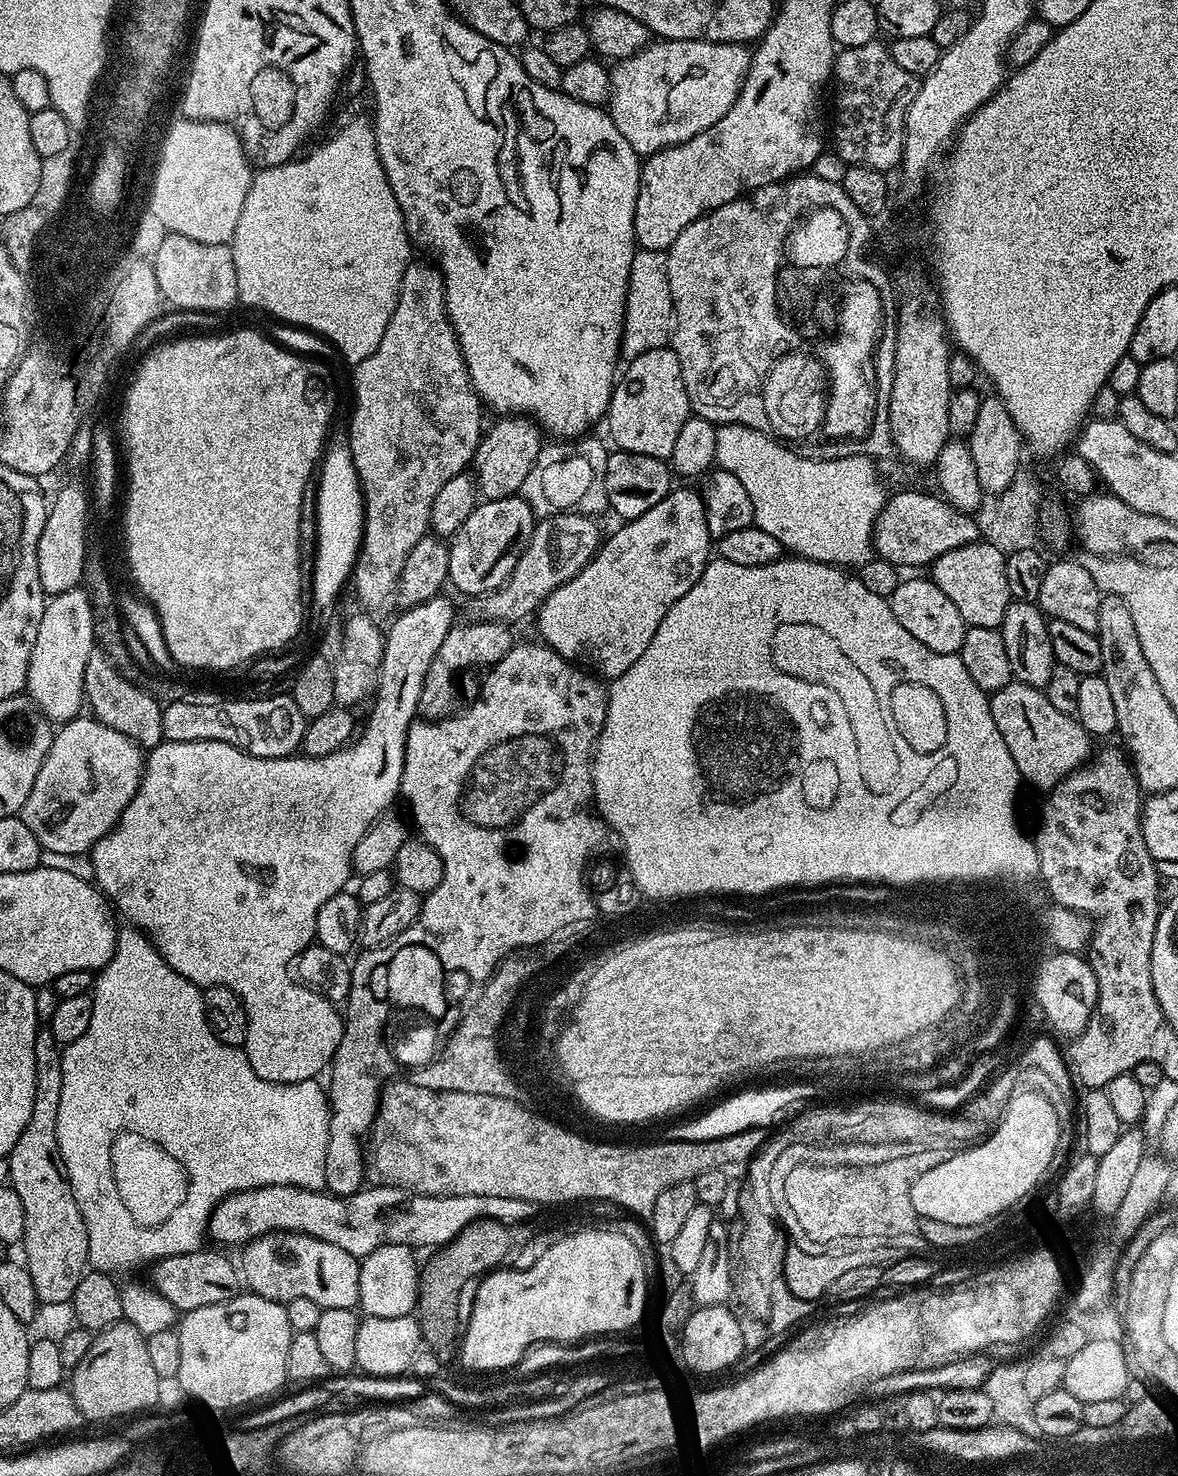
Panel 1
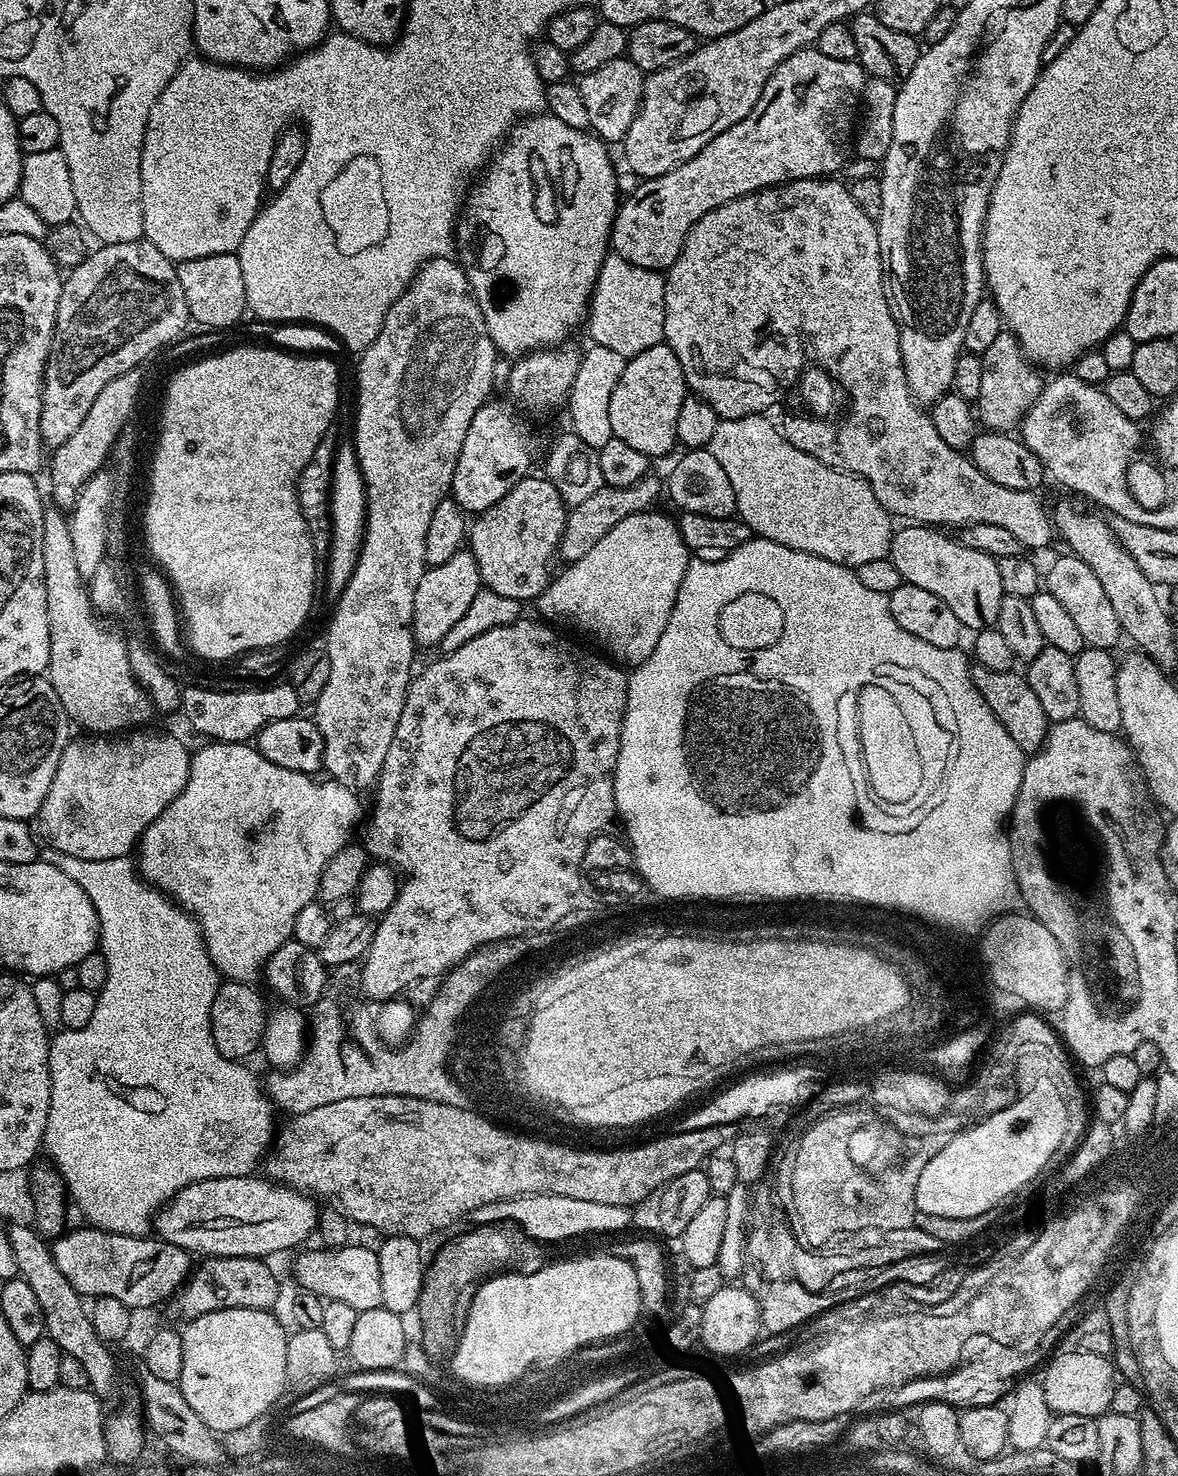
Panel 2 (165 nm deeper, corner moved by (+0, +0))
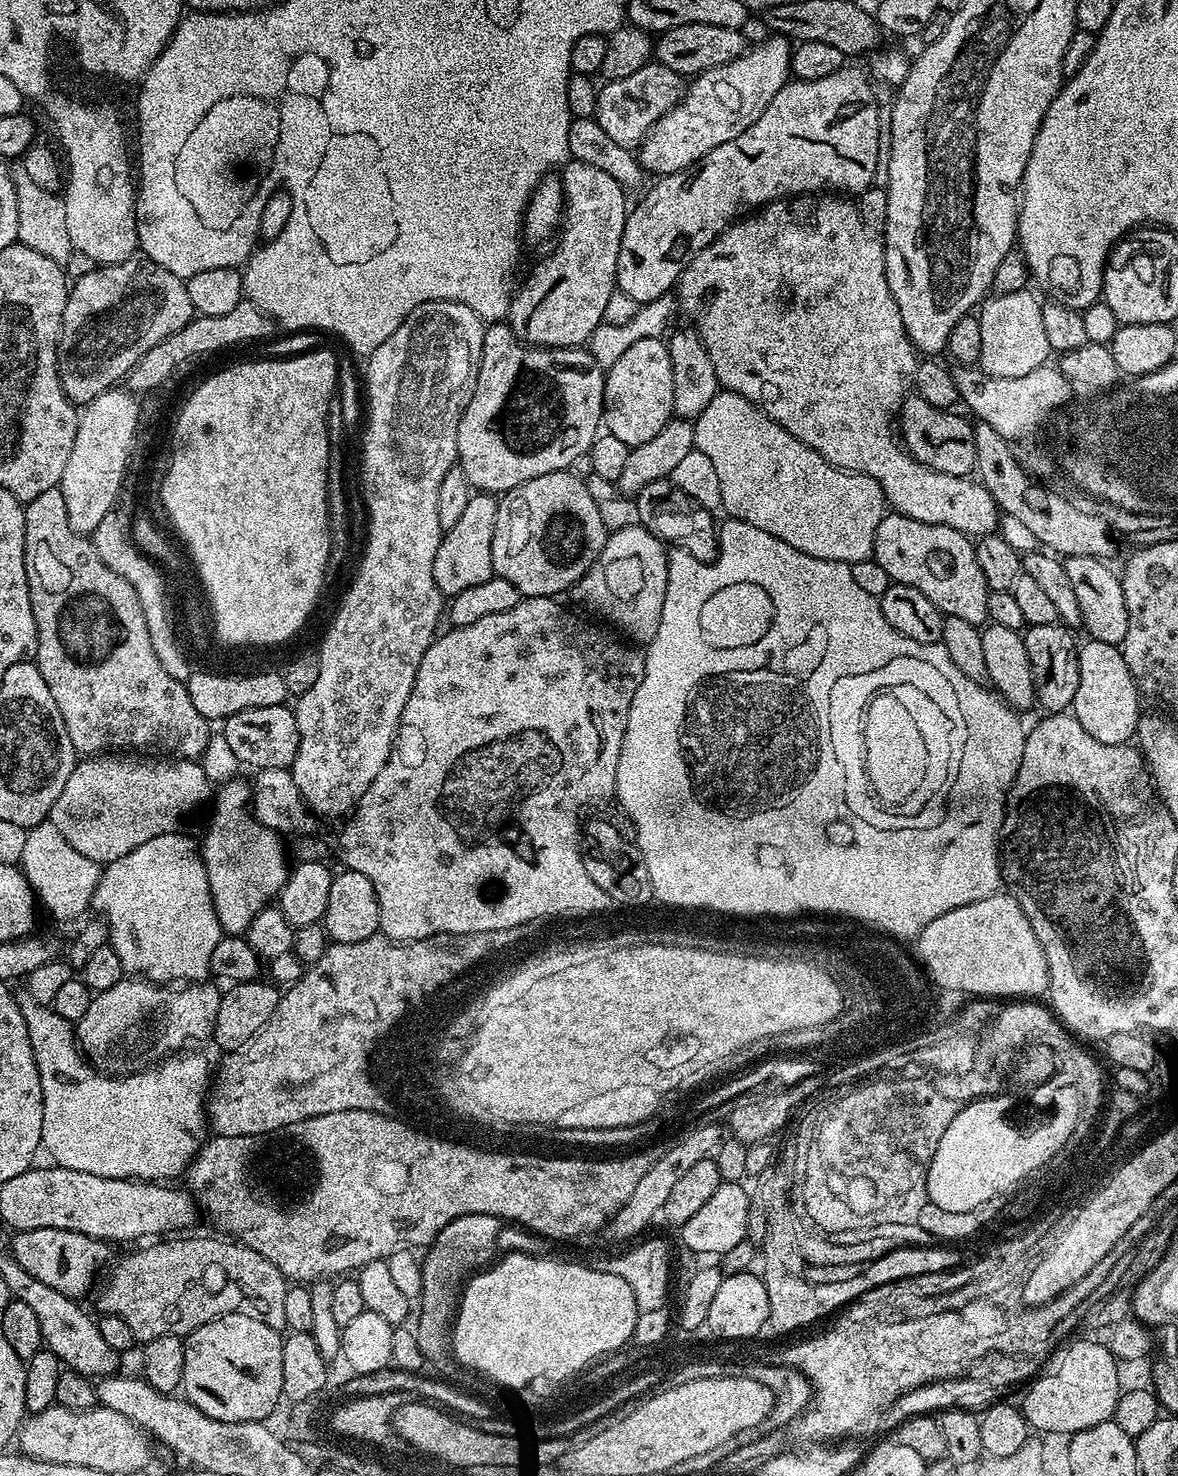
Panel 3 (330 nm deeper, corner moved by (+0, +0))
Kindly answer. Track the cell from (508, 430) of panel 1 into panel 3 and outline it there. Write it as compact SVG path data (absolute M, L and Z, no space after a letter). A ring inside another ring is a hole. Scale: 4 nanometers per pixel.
M569 159L563 172L564 211L552 253L537 262L508 308L508 327L521 342L534 348L587 345L595 328L605 323L606 304L617 291L618 250L630 211L630 204L624 201L626 190L606 170L590 166L590 162Z

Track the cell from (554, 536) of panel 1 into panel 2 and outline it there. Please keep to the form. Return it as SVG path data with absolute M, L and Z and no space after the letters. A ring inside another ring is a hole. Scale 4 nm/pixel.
M647 474L640 481L621 488L605 486L594 490L594 494L590 494L590 498L586 498L586 502L571 505L566 518L566 526L562 530L558 549L559 559L571 562L582 558L603 536L610 534L610 530L614 530L614 526L618 526L618 522L622 522L622 518L630 518L630 514L649 511L655 505L652 503L659 496L662 496L662 480L661 477L659 480L654 474Z

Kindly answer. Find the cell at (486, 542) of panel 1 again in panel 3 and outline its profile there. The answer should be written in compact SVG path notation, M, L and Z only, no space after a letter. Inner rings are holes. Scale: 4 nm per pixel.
M565 470L554 474L542 474L542 478L530 478L522 486L514 486L499 497L494 518L494 542L492 543L493 573L510 582L521 597L551 596L559 597L559 592L567 593L576 587L590 566L602 554L604 544L610 535L610 528L604 525L601 505L590 498L590 490L583 479L571 476Z

